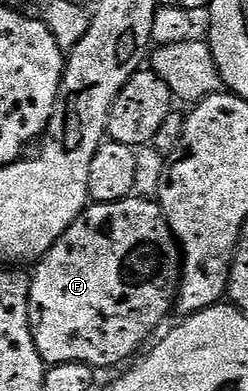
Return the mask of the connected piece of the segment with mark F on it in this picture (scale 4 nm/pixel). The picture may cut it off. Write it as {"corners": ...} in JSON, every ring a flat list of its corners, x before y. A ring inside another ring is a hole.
{"corners":[[133,194,126,200,110,202,109,204,93,203,85,207,80,217,58,238,46,255,35,265,36,273,31,273,28,286,28,317,30,318,30,330,34,338,34,346,38,354,43,358,45,365,65,364,66,362,82,362,89,364,91,368,103,370,120,364,123,360,131,361,137,355,136,351,144,344,144,339,163,322,168,316,168,311,173,311,174,297,178,291,178,281,182,275,182,257,180,246,176,242,176,235,168,225,168,219,160,209,155,199,141,199]]}

